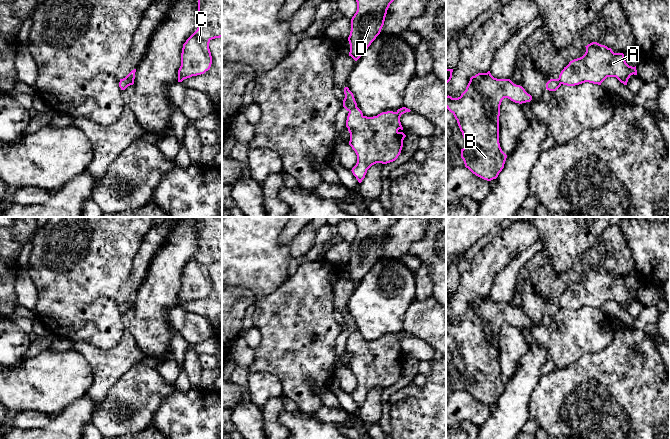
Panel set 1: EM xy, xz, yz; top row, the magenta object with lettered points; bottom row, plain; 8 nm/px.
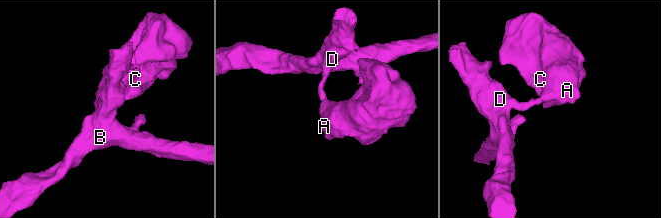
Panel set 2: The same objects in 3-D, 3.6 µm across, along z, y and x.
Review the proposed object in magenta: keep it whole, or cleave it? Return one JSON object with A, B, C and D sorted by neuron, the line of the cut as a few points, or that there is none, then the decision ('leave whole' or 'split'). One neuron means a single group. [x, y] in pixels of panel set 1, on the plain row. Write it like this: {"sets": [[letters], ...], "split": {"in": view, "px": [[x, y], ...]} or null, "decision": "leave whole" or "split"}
{"sets": [["A", "C"], ["B", "D"]], "split": {"in": "xz", "px": [[356, 329], [349, 335]]}, "decision": "split"}

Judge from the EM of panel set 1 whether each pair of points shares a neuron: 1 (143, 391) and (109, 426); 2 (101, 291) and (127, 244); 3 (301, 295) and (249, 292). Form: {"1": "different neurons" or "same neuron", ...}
{"1": "same neuron", "2": "same neuron", "3": "different neurons"}

